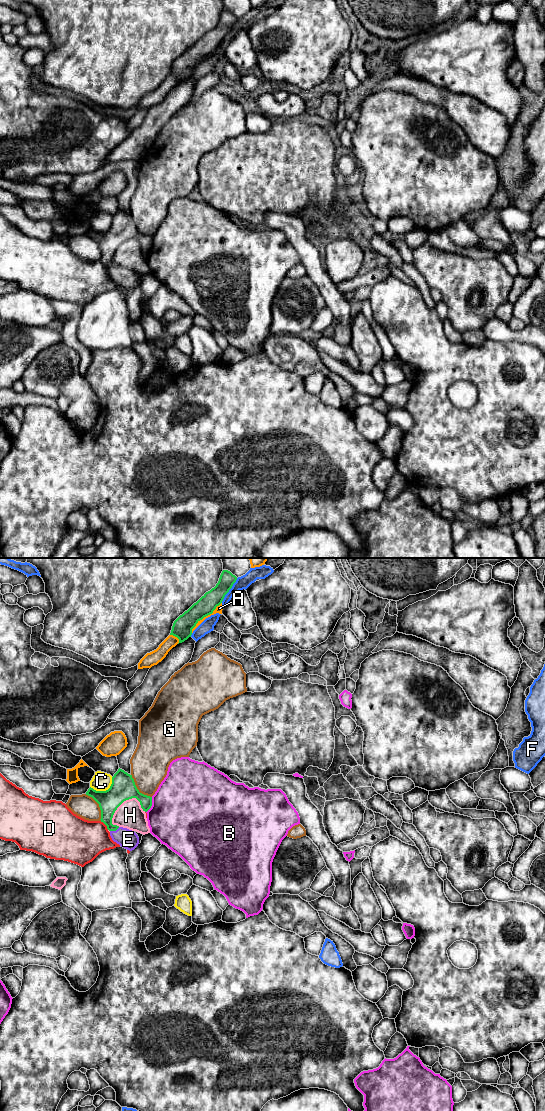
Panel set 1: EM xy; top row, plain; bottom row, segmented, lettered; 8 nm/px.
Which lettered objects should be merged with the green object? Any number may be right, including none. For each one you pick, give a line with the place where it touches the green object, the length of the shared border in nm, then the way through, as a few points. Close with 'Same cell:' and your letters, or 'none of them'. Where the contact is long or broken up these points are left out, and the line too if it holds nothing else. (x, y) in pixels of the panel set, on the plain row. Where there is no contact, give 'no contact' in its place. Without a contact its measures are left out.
E: xy (114, 270) | 90 nm | across xy (109, 240), (108, 263), (114, 270), (128, 279)
Same cell: E

